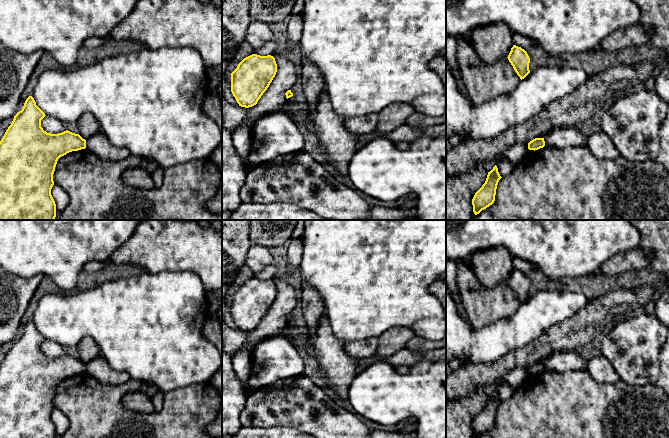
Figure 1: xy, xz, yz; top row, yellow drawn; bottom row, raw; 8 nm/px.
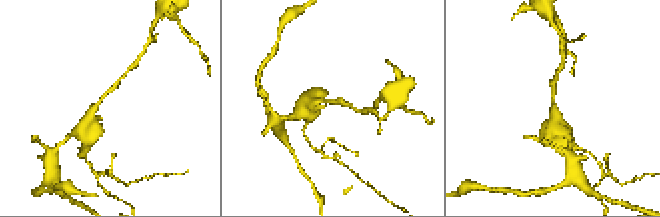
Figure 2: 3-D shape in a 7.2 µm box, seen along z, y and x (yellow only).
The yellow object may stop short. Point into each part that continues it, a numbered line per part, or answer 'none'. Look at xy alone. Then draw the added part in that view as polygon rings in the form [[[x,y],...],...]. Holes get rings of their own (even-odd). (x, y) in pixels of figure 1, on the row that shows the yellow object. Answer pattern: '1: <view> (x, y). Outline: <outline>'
none

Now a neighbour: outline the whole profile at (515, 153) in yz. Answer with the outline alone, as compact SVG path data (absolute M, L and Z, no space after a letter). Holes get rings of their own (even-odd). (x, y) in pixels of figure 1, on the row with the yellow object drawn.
M515 143L512 146L508 147L498 158L497 163L506 159L511 162L513 165L517 165L525 156L528 151L528 145L523 143Z

